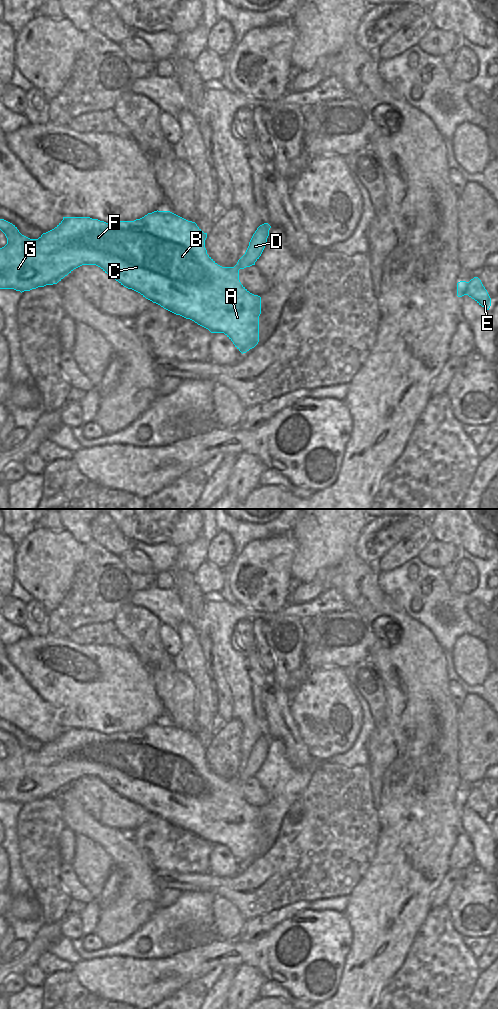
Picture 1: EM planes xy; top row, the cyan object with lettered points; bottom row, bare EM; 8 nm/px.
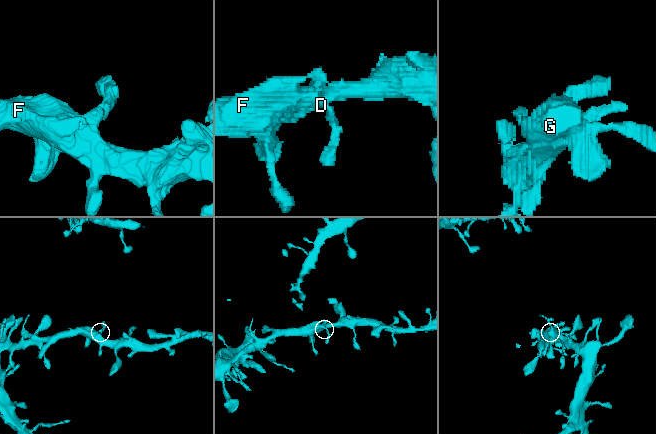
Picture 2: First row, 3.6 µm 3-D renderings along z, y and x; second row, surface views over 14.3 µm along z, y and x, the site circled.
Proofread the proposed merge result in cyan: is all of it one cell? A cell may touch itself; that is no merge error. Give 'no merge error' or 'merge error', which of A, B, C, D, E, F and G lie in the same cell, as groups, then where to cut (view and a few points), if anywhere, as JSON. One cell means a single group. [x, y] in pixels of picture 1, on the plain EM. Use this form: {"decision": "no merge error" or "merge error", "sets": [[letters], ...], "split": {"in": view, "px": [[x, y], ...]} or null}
{"decision": "no merge error", "sets": [["A", "B", "C", "D", "E", "F", "G"]], "split": null}

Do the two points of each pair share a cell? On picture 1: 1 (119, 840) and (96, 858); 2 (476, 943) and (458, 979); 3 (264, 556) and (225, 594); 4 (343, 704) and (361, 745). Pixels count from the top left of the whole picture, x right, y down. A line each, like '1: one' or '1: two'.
1: two
2: two
3: two
4: two

